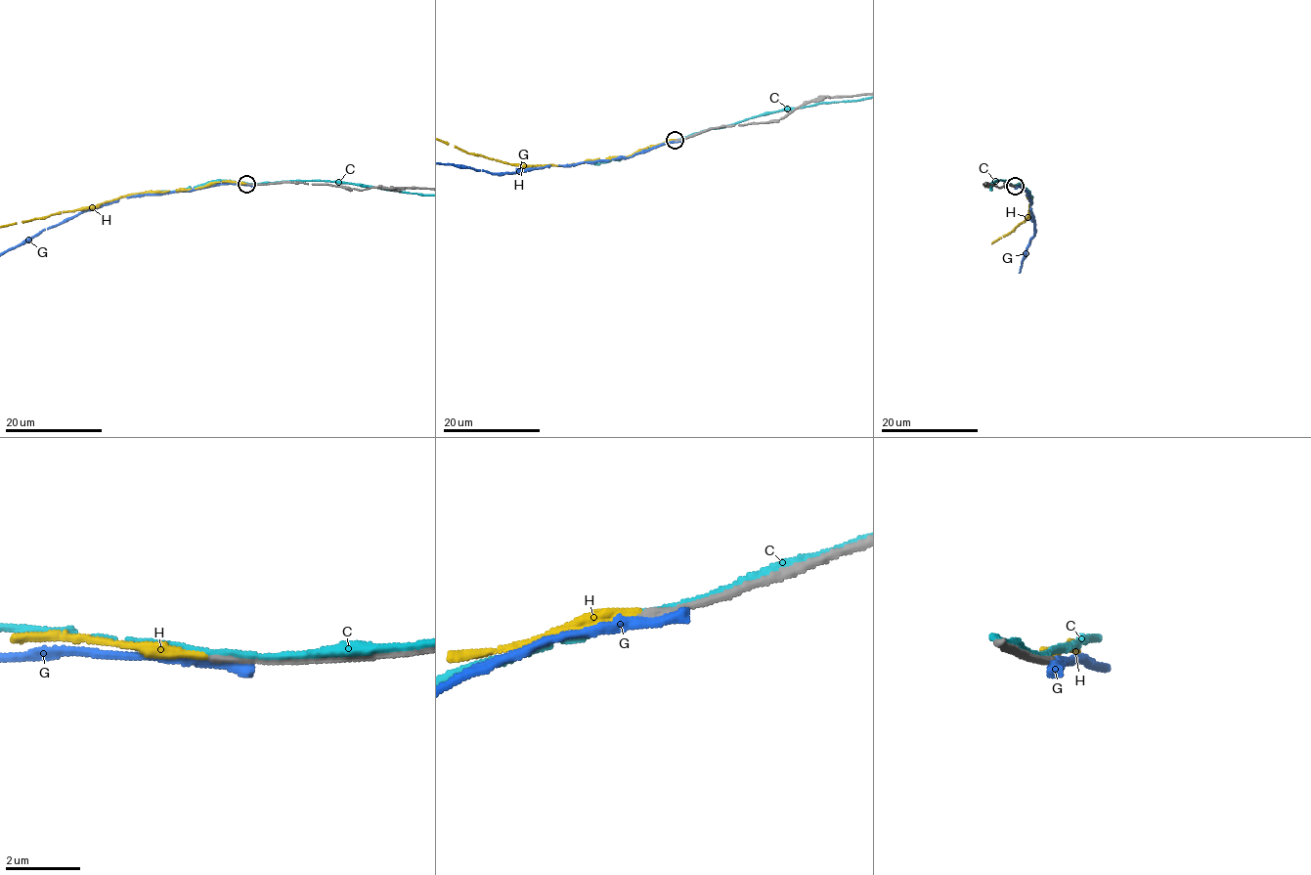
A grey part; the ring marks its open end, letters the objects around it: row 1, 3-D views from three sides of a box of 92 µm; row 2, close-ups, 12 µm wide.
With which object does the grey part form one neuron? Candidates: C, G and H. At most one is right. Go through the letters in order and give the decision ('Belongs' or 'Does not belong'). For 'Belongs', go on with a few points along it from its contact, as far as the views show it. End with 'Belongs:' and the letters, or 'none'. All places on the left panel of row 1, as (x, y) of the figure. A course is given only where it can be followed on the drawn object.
C: Does not belong
G: Does not belong
H: Belongs
Belongs: H

